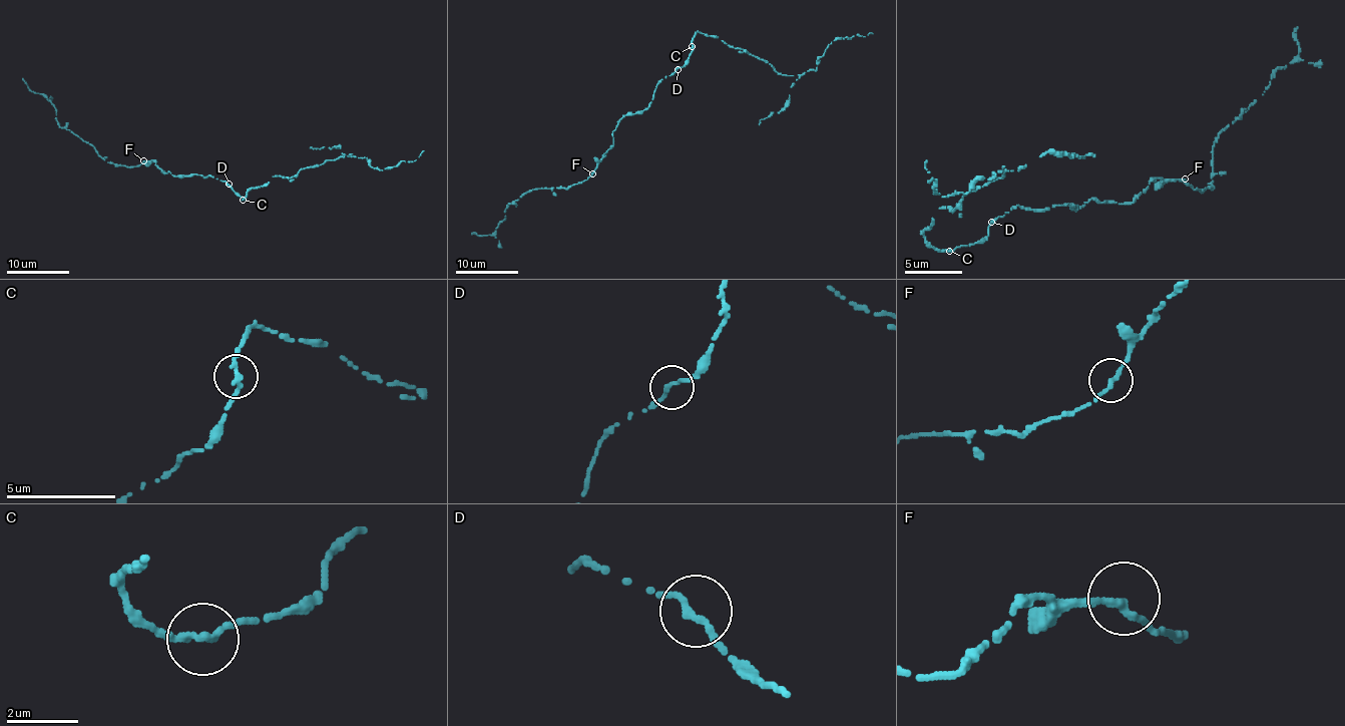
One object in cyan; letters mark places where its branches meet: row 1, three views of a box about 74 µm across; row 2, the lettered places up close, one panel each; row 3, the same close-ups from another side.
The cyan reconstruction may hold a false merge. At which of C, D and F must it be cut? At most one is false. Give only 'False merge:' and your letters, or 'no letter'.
False merge: C

